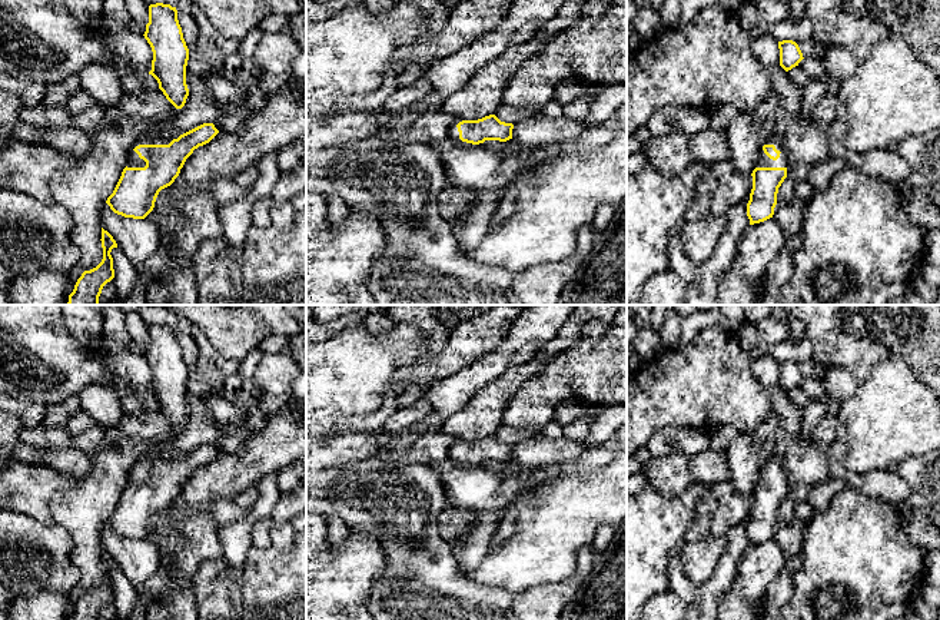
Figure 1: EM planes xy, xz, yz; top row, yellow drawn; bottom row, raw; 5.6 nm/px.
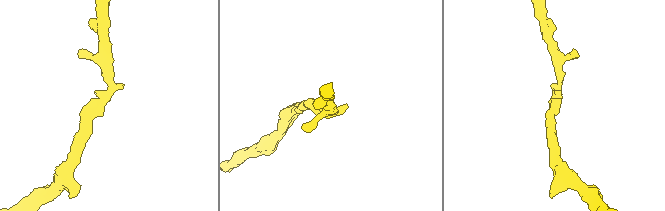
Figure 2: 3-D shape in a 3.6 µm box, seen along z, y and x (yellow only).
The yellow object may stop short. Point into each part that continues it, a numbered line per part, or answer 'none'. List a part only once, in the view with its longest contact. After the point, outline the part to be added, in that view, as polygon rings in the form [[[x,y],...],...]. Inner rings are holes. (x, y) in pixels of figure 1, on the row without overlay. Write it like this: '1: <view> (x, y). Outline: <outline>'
1: xy (150, 457). Outline: [[[166,442],[160,444],[160,448],[165,451],[162,455],[157,455],[153,450],[149,450],[142,455],[139,461],[132,465],[130,480],[127,483],[127,488],[145,488],[146,483],[139,478],[139,475],[133,471],[139,465],[169,465],[173,460],[167,457],[169,445]]]

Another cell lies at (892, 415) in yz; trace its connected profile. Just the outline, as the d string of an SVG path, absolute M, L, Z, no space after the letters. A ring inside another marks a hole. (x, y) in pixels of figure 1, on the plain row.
M899 355L876 365L870 377L857 385L856 392L838 405L836 415L840 420L838 438L847 450L844 464L853 473L883 470L893 462L940 448L940 399Z

